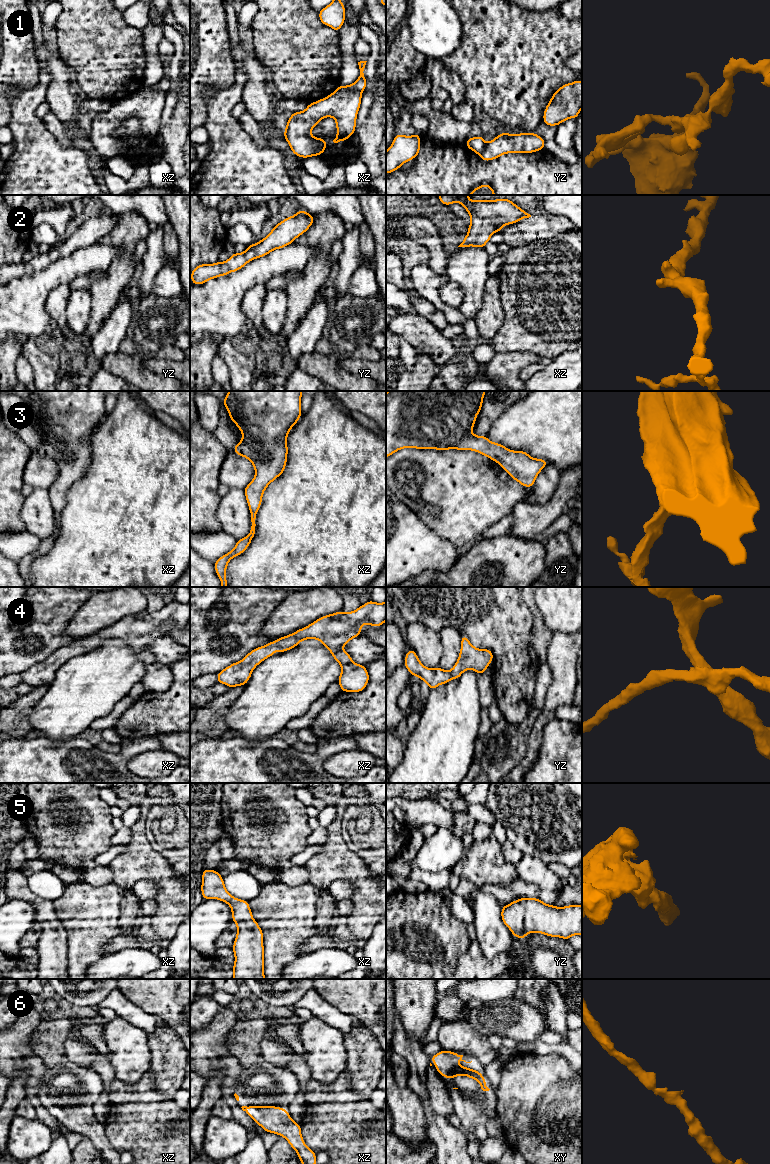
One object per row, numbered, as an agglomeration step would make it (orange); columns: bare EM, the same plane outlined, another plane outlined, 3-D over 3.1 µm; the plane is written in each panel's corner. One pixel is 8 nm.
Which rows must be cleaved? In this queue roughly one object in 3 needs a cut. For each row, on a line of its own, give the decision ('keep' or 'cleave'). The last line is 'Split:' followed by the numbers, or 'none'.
1: cleave
2: keep
3: keep
4: keep
5: keep
6: keep
Split: 1

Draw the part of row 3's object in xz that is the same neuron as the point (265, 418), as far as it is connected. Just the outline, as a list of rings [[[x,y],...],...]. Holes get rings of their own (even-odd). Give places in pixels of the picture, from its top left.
[[[229,391],[223,400],[230,420],[242,432],[242,441],[233,448],[235,454],[246,457],[255,468],[253,480],[244,488],[245,497],[251,514],[250,533],[238,539],[236,546],[227,554],[219,557],[214,565],[221,580],[221,587],[227,587],[226,569],[229,561],[241,555],[250,545],[255,534],[256,514],[262,503],[262,496],[268,485],[283,474],[287,464],[287,436],[292,427],[302,416],[301,396],[303,391]]]

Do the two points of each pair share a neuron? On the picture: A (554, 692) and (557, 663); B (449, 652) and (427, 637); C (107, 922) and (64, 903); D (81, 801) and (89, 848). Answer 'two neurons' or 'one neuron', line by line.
A: one neuron
B: two neurons
C: one neuron
D: one neuron

